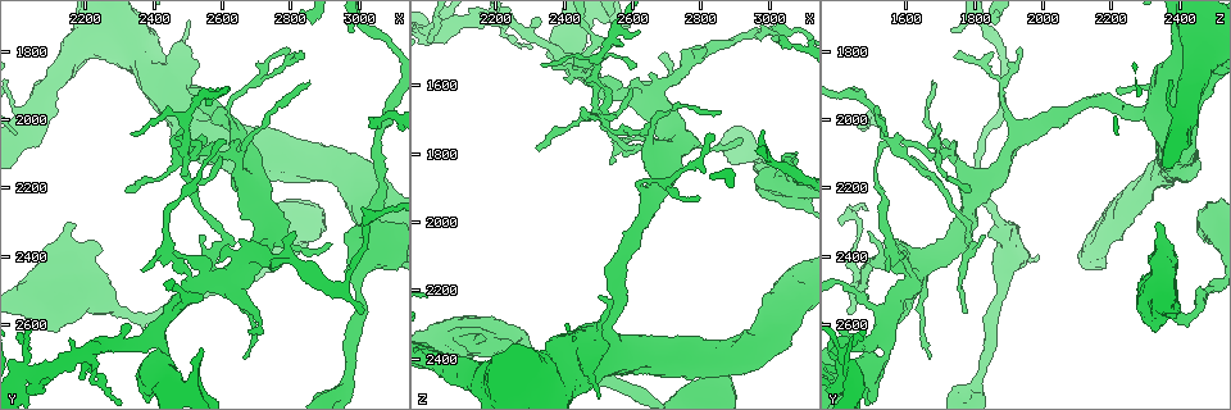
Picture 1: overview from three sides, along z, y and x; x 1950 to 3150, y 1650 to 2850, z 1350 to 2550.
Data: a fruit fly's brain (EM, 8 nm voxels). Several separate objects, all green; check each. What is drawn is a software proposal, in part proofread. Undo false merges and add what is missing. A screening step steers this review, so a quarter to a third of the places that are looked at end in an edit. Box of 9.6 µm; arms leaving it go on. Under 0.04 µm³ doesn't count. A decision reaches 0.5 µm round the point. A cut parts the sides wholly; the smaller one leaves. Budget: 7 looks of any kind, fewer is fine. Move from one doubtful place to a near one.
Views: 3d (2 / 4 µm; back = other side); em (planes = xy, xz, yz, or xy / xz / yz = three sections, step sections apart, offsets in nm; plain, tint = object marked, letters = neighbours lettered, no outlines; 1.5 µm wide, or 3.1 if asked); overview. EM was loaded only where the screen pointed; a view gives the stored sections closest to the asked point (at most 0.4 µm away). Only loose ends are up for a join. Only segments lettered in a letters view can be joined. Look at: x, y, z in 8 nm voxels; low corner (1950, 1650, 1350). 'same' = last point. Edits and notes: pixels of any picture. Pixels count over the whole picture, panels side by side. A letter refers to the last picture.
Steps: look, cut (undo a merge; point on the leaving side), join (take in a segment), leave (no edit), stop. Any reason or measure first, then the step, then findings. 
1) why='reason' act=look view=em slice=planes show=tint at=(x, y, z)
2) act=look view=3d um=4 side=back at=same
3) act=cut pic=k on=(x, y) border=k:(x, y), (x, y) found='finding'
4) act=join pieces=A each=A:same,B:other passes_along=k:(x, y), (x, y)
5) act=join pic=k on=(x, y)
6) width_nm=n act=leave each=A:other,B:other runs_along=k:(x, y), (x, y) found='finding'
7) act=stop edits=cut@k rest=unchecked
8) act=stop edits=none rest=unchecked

why='thin end' act=look view=em slice=planes show=letters at=(2330, 2050, 1540)

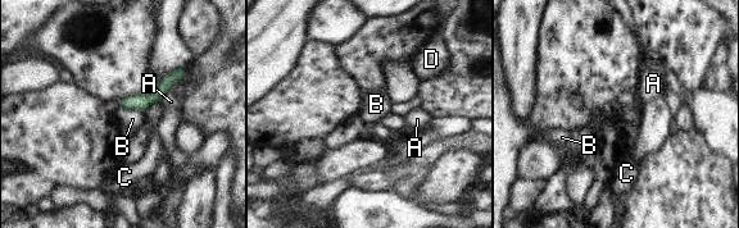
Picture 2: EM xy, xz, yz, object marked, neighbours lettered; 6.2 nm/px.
width_nm=100 longest_contact=A:300nm act=leave each=A:other,B:other,C:other,D:other found='none of them fits'

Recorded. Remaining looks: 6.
why='a narrow waist' act=look view=3d um=4 at=(2540, 2090, 1730)

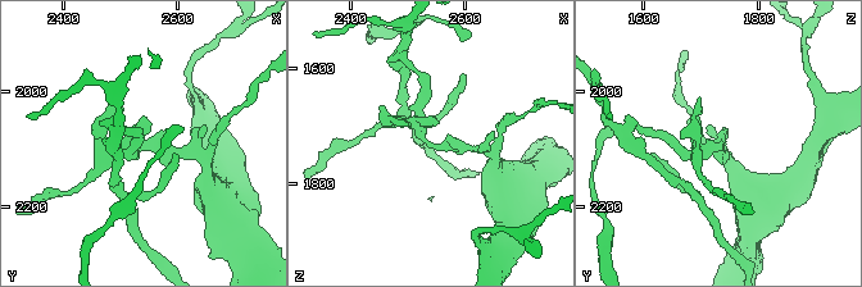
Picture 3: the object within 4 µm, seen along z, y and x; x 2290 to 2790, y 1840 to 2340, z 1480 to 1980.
act=look view=em slice=planes show=plain at=(2530, 2095, 1735)

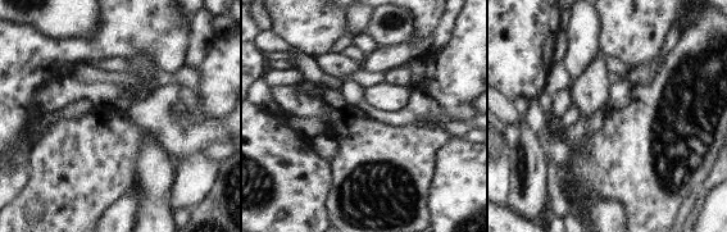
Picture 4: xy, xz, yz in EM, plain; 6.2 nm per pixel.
act=look view=em slice=planes show=letters at=same

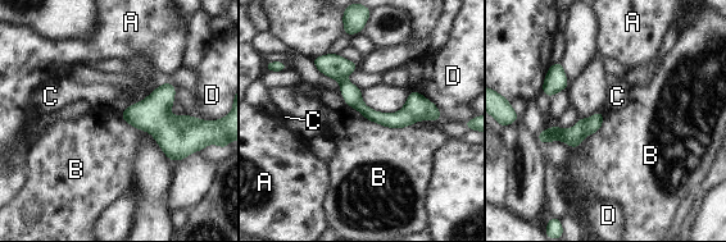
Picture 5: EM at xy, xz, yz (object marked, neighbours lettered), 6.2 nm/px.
act=leave each=A:other,B:other,C:other,D:other found='one cell here'

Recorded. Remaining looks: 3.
why='three arms meet' act=look view=em slice=planes show=plain at=(2510, 2480, 1610)

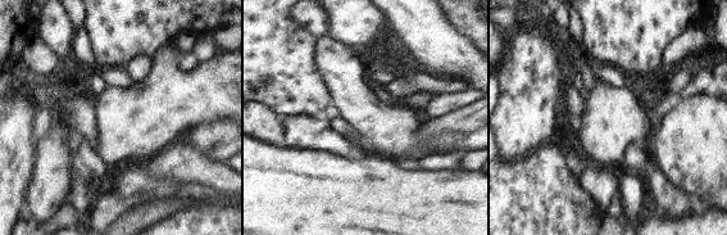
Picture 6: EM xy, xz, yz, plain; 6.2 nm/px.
act=look view=em slice=planes show=letters at=same

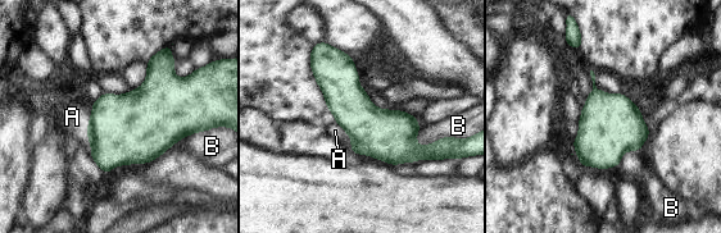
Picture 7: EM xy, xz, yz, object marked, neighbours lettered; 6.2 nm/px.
width_nm=380 act=leave each=A:other,B:other runs_along=7:(335, 55), (340, 87), (424, 155) found='continuous, no second cell'

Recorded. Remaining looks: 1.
act=stop edits=none rest=unchecked

